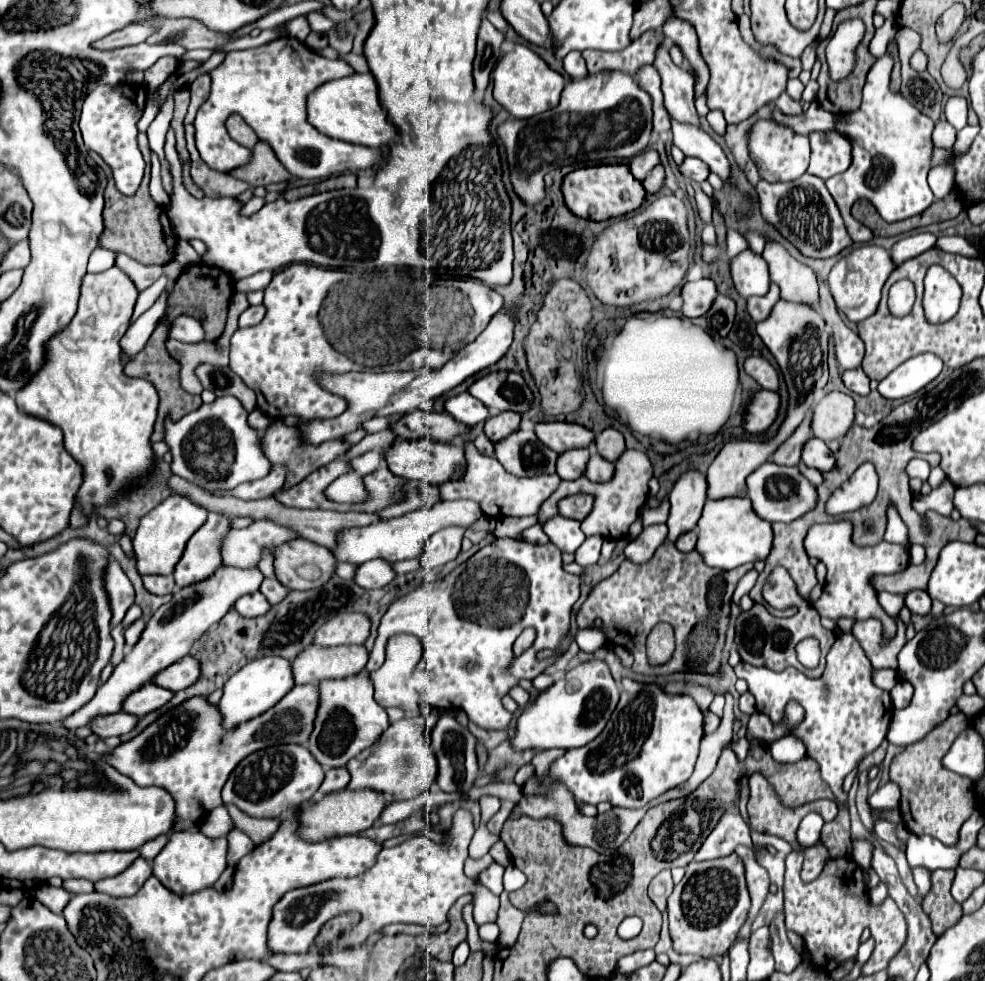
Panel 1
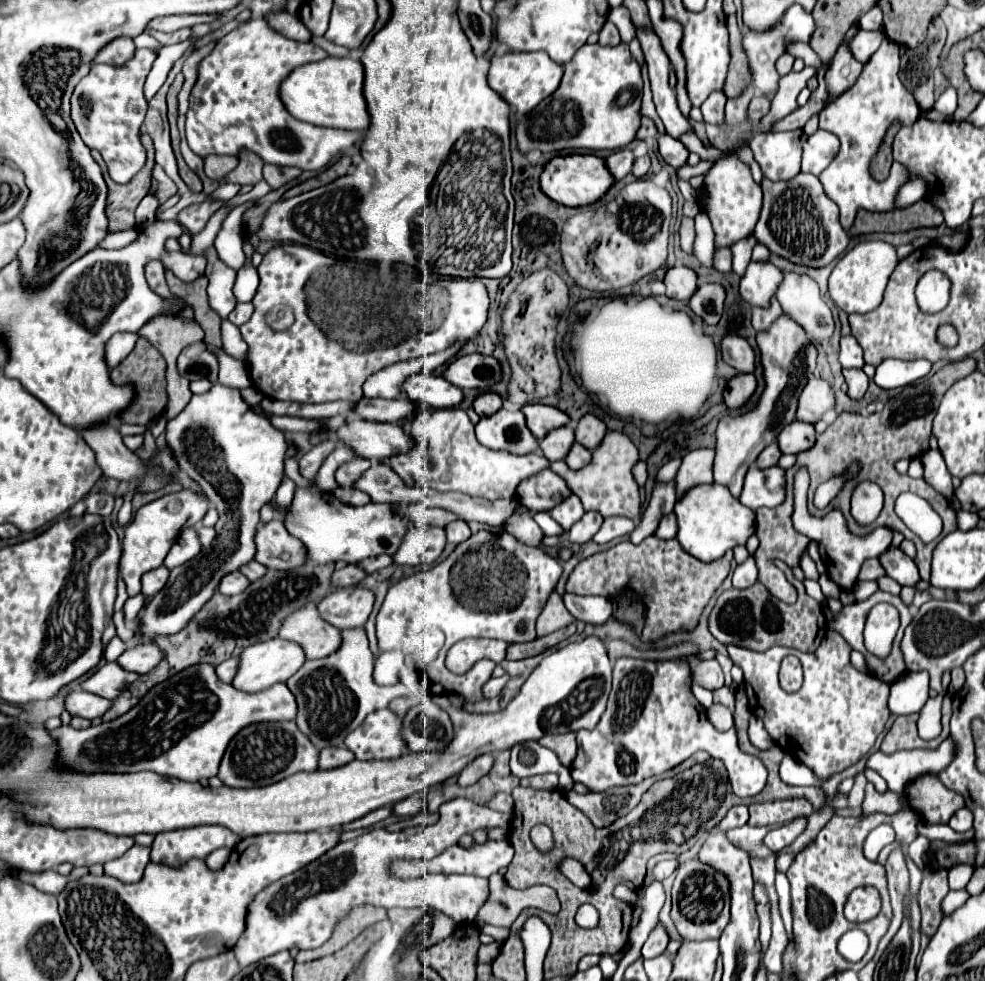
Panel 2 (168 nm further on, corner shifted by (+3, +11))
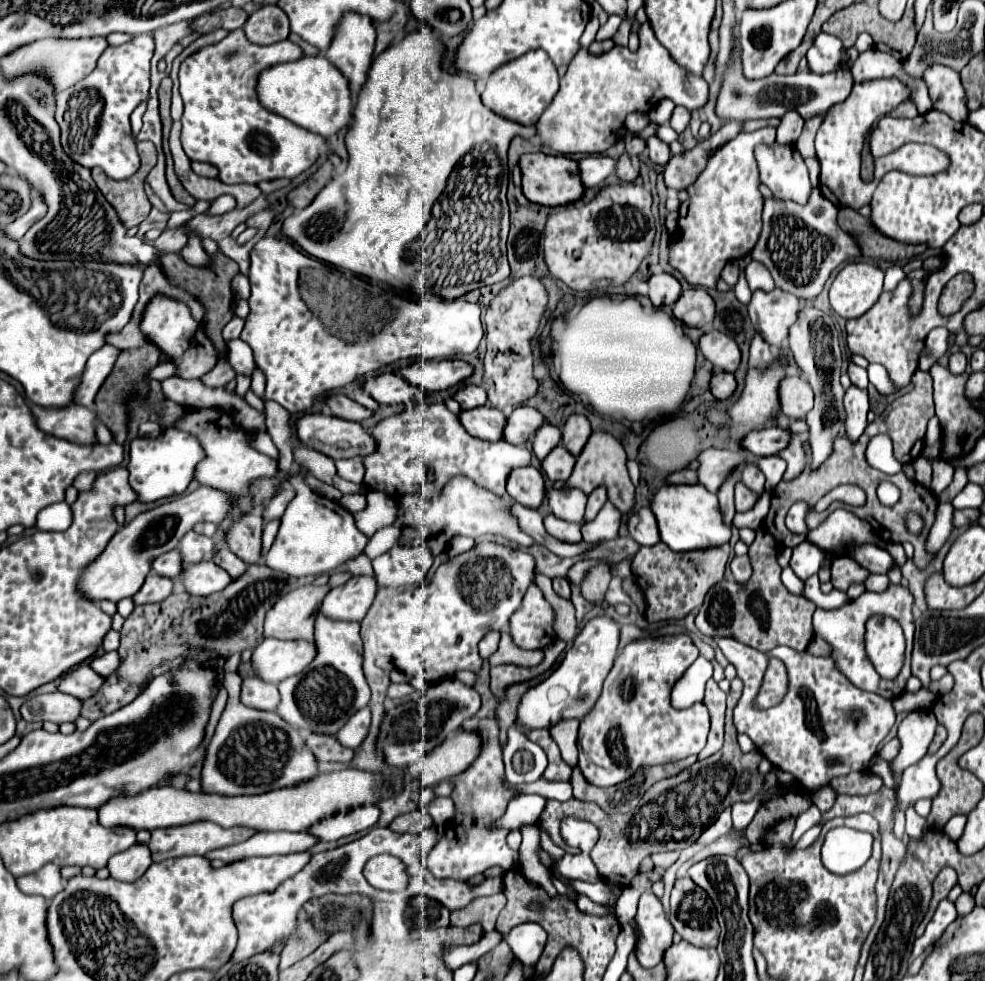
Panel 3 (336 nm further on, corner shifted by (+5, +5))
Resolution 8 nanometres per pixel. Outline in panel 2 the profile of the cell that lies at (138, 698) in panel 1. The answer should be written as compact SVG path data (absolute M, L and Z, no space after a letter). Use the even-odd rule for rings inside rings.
M104 663L102 667L98 667L86 681L80 683L80 687L88 693L106 697L106 699L116 699L120 695L120 689L124 689L124 685L130 685L132 681L136 681L136 673L128 673L124 669L120 669L120 665L116 663Z

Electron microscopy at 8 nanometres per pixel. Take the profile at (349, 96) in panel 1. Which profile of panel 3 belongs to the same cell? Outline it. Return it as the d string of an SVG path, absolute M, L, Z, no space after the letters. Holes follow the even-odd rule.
M302 57L292 63L274 65L260 73L258 79L260 103L292 123L318 133L322 137L336 135L352 121L352 91L346 77L324 57Z

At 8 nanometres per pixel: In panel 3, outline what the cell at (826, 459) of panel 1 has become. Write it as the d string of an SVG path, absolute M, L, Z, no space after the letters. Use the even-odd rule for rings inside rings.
M782 427L758 429L744 437L742 447L748 449L750 453L754 453L756 457L770 457L770 455L778 455L782 449L786 449L790 445L790 437L792 437L790 429L782 429Z

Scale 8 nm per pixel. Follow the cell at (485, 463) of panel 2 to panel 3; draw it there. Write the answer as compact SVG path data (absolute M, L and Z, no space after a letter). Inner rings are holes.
M444 403L416 405L410 411L388 417L372 429L372 435L378 441L378 449L362 459L366 467L364 483L368 489L384 491L394 499L410 493L434 499L434 495L438 495L454 475L464 475L478 483L478 487L486 487L488 491L494 491L494 495L504 495L510 471L514 471L514 467L528 467L532 459L532 453L526 447L510 445L506 441L490 443L474 439L464 431L462 423L458 423L456 415ZM418 461L424 461L426 467L434 469L436 477L432 483L418 481L418 475L400 475L400 469L402 473L416 469Z

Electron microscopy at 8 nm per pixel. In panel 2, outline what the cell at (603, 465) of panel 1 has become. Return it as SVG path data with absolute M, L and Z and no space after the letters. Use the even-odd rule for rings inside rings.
M576 443L570 447L568 455L564 457L564 461L566 461L566 465L568 465L570 469L580 469L580 467L588 465L590 459L592 459L592 453L590 453L588 449L584 449L582 445L576 445Z

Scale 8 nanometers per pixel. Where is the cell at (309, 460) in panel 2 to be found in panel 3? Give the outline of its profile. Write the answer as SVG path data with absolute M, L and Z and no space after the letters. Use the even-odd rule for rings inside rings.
M284 487L272 501L270 501L270 505L266 507L266 511L264 511L264 519L268 521L268 519L278 519L278 517L282 517L282 513L286 511L286 507L288 507L288 503L294 499L294 489L292 487Z

